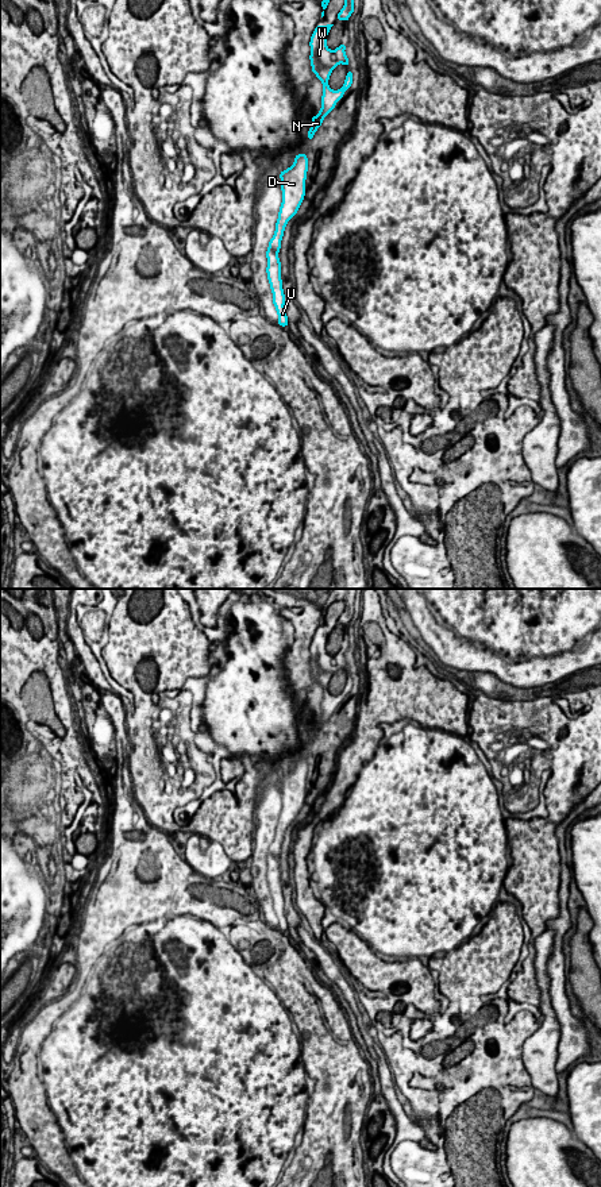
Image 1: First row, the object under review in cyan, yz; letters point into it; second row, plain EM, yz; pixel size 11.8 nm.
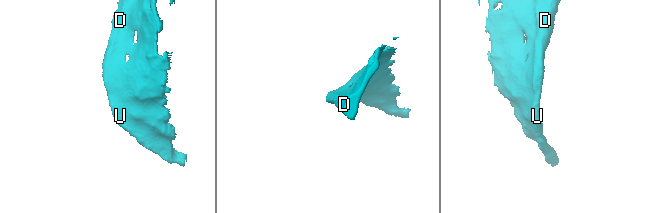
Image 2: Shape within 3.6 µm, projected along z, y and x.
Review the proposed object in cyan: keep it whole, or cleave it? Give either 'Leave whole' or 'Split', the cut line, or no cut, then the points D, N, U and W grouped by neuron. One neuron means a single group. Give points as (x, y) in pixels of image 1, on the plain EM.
Leave whole. No split. Groups: D N U W

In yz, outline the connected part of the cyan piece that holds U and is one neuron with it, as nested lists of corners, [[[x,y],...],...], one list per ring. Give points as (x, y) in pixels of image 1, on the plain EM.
[[[300,758],[294,762],[294,768],[285,776],[280,776],[282,808],[278,817],[278,824],[276,828],[276,836],[269,847],[266,856],[267,863],[267,885],[273,898],[273,909],[278,918],[278,929],[285,932],[289,929],[288,921],[284,913],[285,899],[282,894],[281,885],[281,867],[278,864],[278,858],[281,853],[281,845],[286,828],[297,820],[298,812],[301,810],[305,801],[305,785],[308,776],[308,763],[307,759]]]

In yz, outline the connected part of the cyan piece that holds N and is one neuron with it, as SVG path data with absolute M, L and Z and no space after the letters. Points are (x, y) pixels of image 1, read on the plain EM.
M334 629L316 631L311 641L311 671L316 682L323 687L321 714L317 721L312 721L312 729L308 736L308 745L311 745L321 731L323 724L335 713L335 709L343 702L344 697L352 689L352 678L347 677L344 690L339 695L332 695L328 691L330 681L335 671L343 668L348 671L348 663L344 658L347 650L339 650L334 656L327 652L327 640Z

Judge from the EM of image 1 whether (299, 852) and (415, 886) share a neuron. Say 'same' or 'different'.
same

